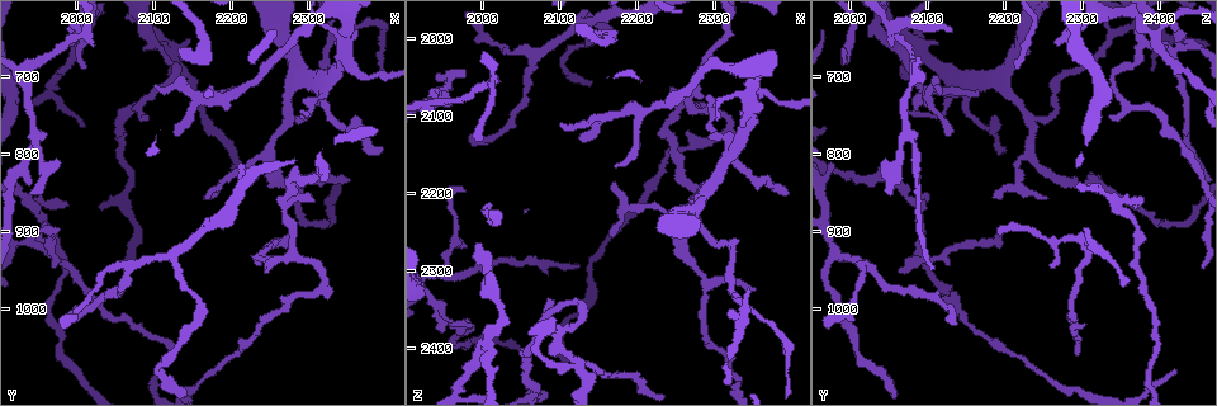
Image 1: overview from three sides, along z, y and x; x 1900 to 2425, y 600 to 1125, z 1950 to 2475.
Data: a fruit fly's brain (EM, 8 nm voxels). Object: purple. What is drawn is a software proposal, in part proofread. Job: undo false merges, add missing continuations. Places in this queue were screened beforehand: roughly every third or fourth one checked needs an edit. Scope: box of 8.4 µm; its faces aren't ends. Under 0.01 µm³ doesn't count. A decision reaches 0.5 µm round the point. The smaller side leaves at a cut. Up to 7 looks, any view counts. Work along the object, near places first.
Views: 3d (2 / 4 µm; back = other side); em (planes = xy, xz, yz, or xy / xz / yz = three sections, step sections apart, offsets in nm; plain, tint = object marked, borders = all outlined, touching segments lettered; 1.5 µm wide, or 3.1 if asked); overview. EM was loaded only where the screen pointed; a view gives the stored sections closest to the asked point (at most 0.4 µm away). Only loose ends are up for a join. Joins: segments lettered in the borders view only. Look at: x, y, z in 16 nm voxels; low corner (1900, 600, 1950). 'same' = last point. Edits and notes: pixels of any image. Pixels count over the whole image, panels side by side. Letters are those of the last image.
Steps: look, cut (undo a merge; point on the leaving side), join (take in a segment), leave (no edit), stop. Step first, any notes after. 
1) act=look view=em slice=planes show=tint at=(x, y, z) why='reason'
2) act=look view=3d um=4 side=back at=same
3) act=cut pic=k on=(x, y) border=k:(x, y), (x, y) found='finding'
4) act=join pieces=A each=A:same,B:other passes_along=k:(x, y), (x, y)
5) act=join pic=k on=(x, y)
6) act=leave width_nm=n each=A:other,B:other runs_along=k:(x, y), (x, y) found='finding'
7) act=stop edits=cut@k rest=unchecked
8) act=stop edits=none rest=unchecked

act=look view=3d um=4 at=(1935, 860, 2340) why='branch point'

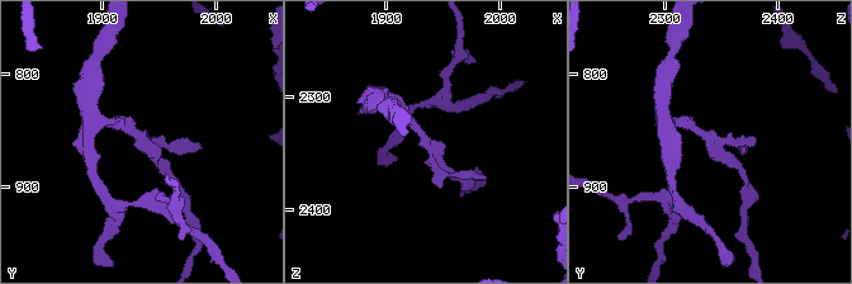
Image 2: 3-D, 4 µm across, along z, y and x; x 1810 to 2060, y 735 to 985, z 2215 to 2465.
act=look view=em slice=yz step=8 show=tint at=(1936, 862, 2342)

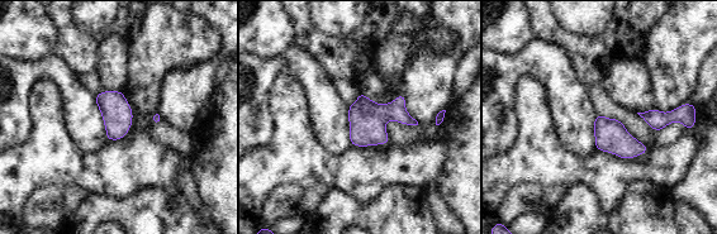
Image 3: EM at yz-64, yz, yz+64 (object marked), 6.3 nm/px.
act=look view=em slice=yz step=8 show=borders at=same why='what lies round it'

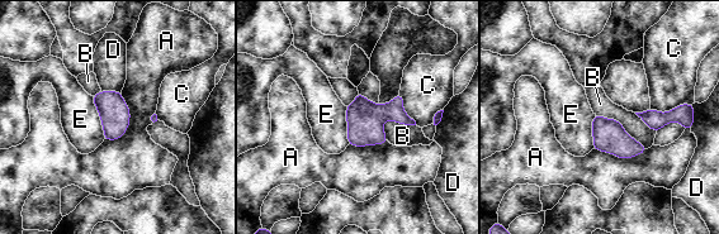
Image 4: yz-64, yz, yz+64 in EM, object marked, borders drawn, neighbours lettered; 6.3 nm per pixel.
act=leave each=A:other,B:other,C:other,D:other,E:other border=4:(121, 92), (129, 125), (105, 141) found='one neuron here'

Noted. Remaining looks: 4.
act=look view=3d um=2 at=(2130, 695, 2340) why='abrupt turn'

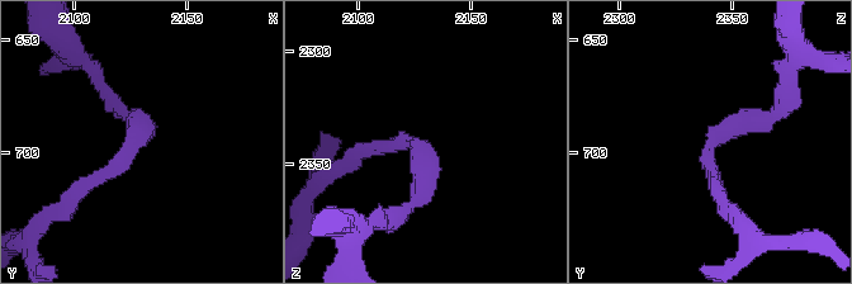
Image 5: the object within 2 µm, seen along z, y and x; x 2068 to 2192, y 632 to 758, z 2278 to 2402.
act=look view=em slice=yz step=8 show=tint at=(2126, 694, 2340)

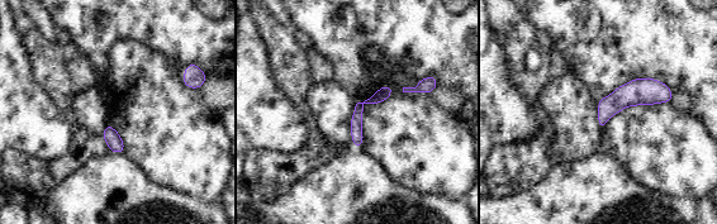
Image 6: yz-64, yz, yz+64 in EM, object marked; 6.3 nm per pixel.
act=look view=em slice=planes show=borders at=same why='cut it another way'

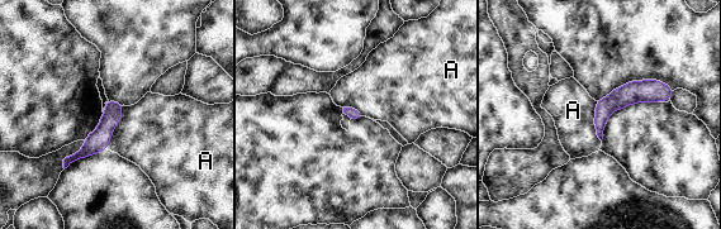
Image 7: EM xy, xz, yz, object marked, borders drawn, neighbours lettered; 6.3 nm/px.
act=leave longest_contact=A:300nm each=A:other border=7:(123, 105), (121, 120), (105, 148) found='one neuron here'

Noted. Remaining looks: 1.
act=stop edits=none rest=unchecked

